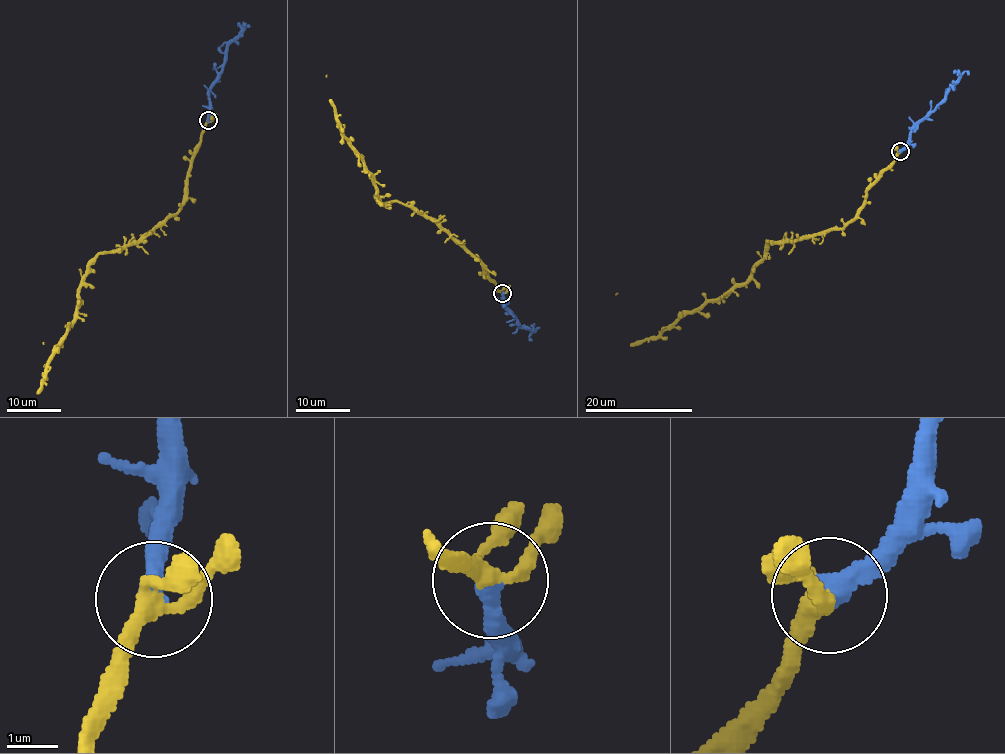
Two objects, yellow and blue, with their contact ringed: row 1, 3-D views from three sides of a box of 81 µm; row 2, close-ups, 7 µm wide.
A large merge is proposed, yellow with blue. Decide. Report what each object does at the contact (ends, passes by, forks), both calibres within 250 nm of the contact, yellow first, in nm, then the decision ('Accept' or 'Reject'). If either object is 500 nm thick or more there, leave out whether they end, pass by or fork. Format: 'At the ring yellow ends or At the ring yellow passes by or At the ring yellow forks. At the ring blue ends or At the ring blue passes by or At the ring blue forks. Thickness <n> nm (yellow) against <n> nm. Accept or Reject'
At the ring yellow passes by. At the ring blue ends. Thickness 320 nm (yellow) against 440 nm. Accept

